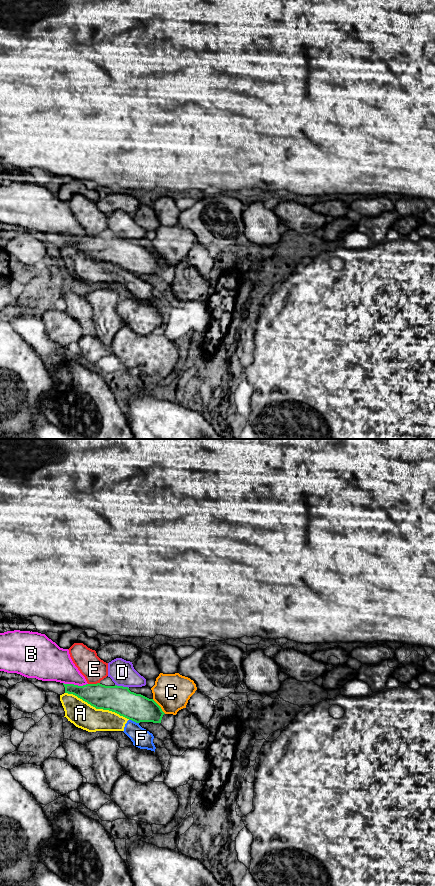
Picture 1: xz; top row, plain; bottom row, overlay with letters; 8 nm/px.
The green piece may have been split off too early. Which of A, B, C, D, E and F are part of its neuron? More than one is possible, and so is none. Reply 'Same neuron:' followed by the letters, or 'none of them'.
Same neuron: B

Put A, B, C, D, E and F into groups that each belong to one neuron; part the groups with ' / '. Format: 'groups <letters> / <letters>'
groups A F / B / C / D / E

